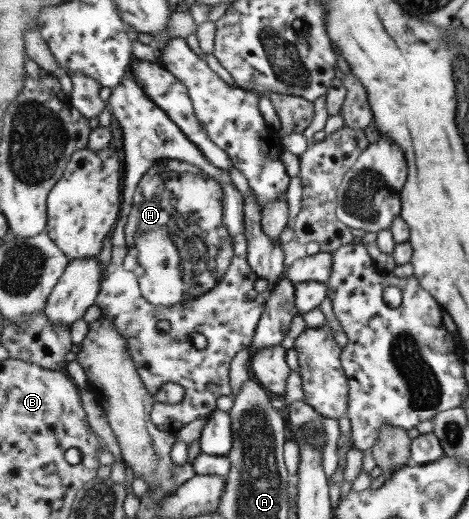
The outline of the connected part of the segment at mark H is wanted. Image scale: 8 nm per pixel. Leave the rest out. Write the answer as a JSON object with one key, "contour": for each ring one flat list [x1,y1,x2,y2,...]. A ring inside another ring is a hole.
{"contour":[[128,73,120,85,113,88,108,99,108,108,111,114,115,116,123,130,123,151,126,154,125,166,127,166,127,173,125,173,125,188,124,197,127,202,121,207,121,216,128,216,128,218,120,218,117,222,117,230,113,232,113,253,111,254,110,263,103,271,103,281,100,288,100,296,97,297,96,306,99,307,101,317,109,319,117,332,120,332,127,341,129,346,129,354,131,360,137,368,137,372,141,375,141,381,144,382,147,391,151,395,161,393,161,386,167,382,175,382,177,385,183,387,185,391,184,399,178,404,166,404,164,401,156,402,153,406,152,422,156,424,157,428,167,433,179,432,179,429,184,428,187,424,201,420,201,418,208,418,208,416,217,410,217,400,221,396,229,396,231,394,231,378,229,378,229,366,231,360,241,352,241,350,249,349,256,337,257,327,261,320,264,308,266,305,266,293,259,293,255,290,255,282,260,276,252,269,248,261,248,235,245,222,245,197,243,193,237,190,237,186,231,180,231,174,228,170,213,166,211,162,205,157,203,151,189,140,189,137,175,124,167,113,155,104,149,98,148,92,144,91,142,84],[161,320,167,320,170,324,167,333,162,332,157,328,157,324],[191,332,199,332,206,337,207,344,203,349,195,348,189,341,189,334]]}

